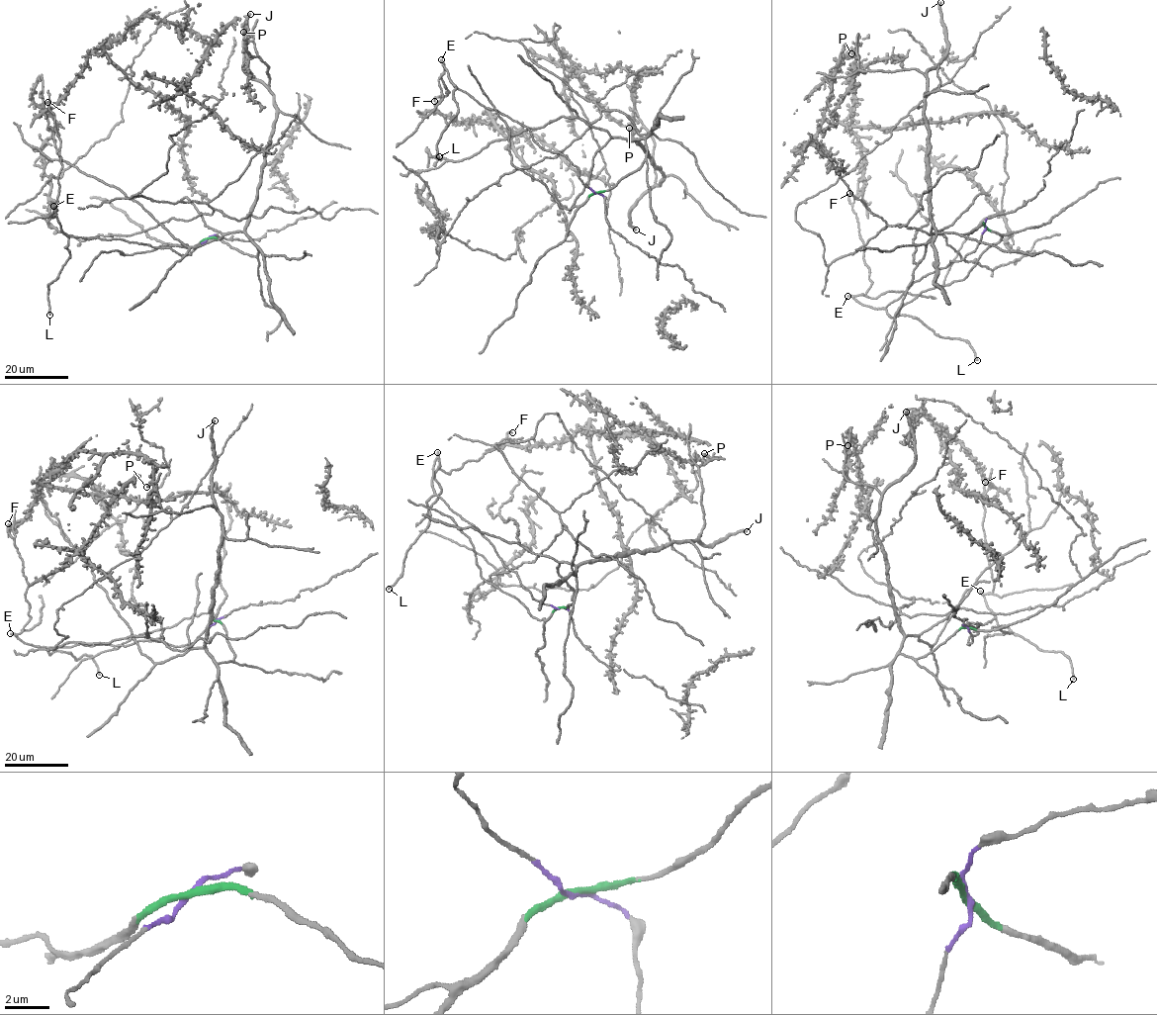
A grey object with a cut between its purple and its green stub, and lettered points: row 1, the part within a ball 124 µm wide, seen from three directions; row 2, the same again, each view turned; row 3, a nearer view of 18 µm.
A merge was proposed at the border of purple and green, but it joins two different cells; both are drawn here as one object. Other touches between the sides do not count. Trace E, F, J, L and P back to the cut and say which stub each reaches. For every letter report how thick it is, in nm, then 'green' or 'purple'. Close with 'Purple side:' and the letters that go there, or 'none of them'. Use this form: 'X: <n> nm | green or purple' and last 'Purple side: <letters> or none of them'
E: 360 nm | purple
F: 150 nm | purple
J: 440 nm | green
L: 320 nm | purple
P: 360 nm | green
Purple side: E, F, L

